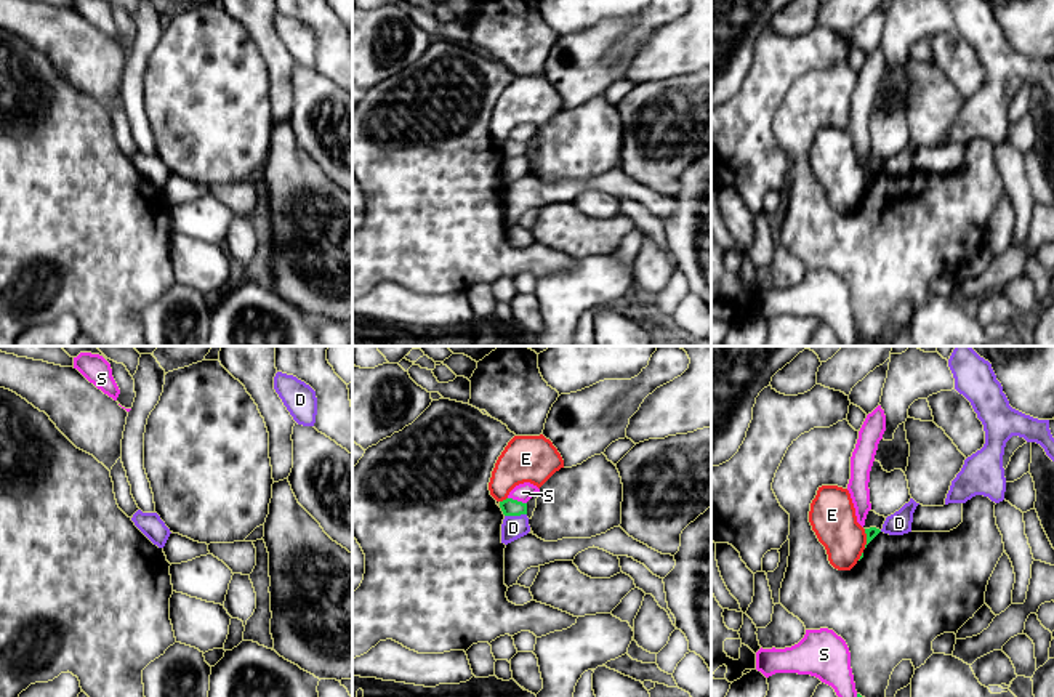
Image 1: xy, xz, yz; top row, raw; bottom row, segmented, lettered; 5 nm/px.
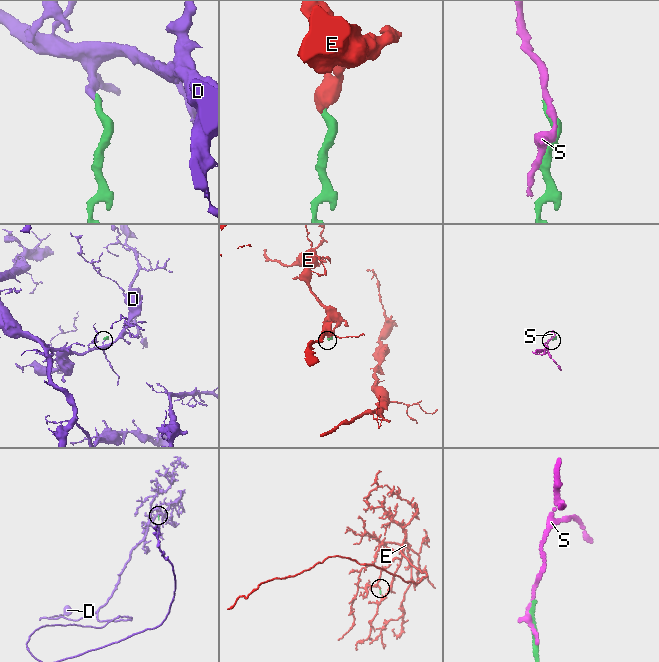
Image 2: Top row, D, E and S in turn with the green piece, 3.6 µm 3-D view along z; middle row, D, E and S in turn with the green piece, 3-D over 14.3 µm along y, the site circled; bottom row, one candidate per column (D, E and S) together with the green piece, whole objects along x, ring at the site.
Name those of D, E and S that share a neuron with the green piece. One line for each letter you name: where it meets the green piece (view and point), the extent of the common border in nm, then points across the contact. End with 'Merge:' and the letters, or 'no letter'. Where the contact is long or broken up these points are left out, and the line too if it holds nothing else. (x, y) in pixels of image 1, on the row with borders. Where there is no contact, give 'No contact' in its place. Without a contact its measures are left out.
Merge: no letter

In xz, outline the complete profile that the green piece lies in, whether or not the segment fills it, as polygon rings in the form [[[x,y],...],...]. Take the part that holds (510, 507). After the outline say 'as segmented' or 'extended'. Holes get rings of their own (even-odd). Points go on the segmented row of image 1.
[[[506,498],[506,500],[500,502],[500,508],[505,516],[527,514],[527,503],[522,503],[522,502],[513,500],[513,498]]]; as segmented

